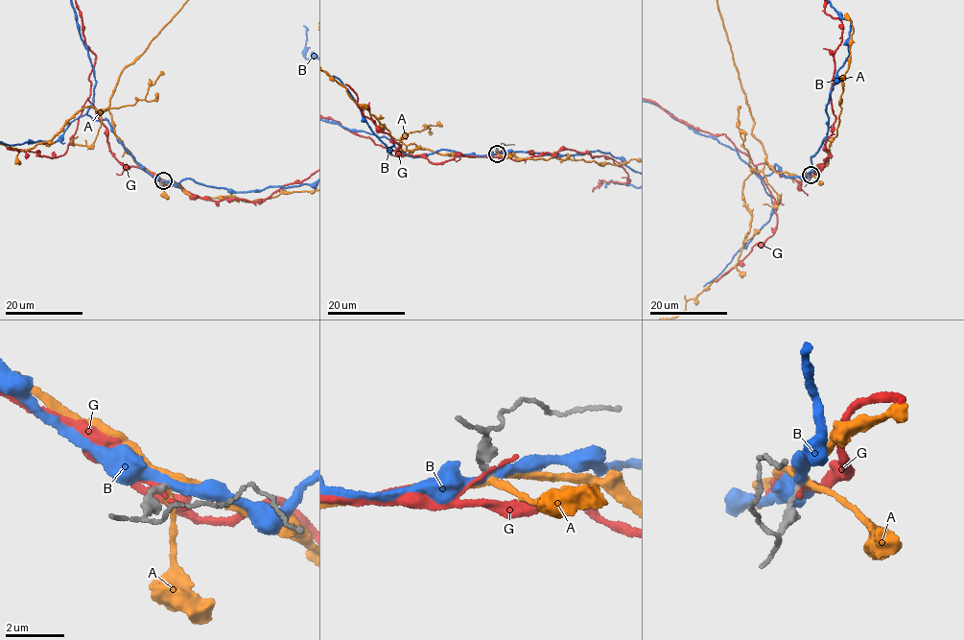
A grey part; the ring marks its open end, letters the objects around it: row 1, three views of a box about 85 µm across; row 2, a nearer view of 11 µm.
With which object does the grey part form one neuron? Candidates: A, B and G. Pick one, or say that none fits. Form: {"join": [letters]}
{"join": []}

